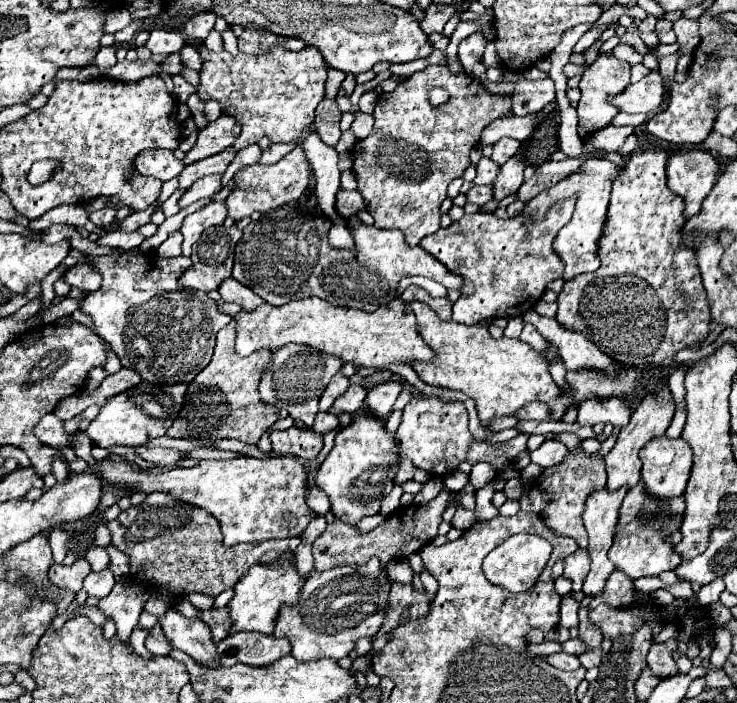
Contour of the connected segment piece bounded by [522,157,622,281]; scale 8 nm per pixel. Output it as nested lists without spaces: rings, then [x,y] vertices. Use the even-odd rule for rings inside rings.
[[[588,157],[582,161],[580,171],[572,173],[570,177],[562,179],[558,185],[554,185],[548,191],[542,191],[540,195],[536,195],[532,201],[528,201],[524,205],[522,217],[530,219],[532,223],[542,221],[548,213],[548,209],[564,199],[574,197],[576,199],[576,207],[574,207],[574,215],[572,221],[568,225],[564,225],[564,229],[560,229],[556,241],[554,241],[554,249],[556,253],[566,261],[564,267],[564,275],[562,279],[568,281],[580,273],[590,273],[596,271],[600,267],[600,259],[598,259],[598,241],[602,237],[604,231],[604,223],[606,223],[606,215],[608,215],[608,201],[610,201],[610,189],[612,189],[612,181],[616,175],[622,173],[622,167],[614,165],[612,161],[606,159],[596,159],[596,157]]]

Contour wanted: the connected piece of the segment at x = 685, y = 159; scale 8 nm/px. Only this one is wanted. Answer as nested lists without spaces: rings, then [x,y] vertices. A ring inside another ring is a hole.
[[[706,151],[676,153],[668,159],[666,185],[688,201],[684,217],[690,219],[700,211],[704,197],[710,193],[718,173],[718,161]]]

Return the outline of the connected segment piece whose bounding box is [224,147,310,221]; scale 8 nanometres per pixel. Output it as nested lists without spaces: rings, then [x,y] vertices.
[[[300,147],[284,155],[276,165],[262,165],[262,163],[246,165],[234,175],[234,189],[230,191],[230,195],[224,201],[228,205],[228,215],[234,221],[240,221],[244,217],[250,217],[254,211],[266,213],[286,203],[296,203],[302,197],[302,193],[306,191],[308,181],[310,181],[310,169],[308,169],[304,151]]]

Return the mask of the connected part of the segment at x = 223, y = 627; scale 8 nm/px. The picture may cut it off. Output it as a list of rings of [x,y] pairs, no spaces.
[[[208,609],[208,611],[202,611],[202,617],[200,617],[210,629],[212,629],[212,637],[214,641],[220,641],[228,635],[228,629],[230,629],[230,615],[228,615],[228,609]]]

